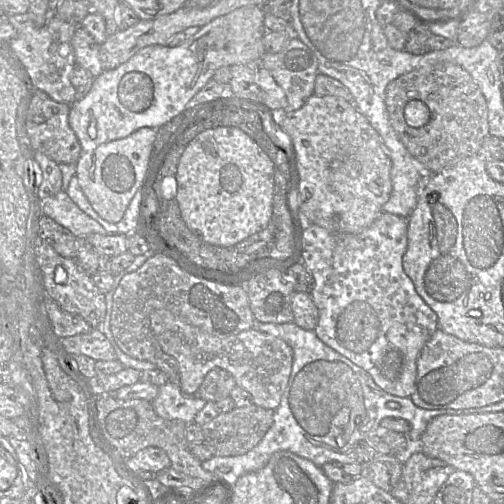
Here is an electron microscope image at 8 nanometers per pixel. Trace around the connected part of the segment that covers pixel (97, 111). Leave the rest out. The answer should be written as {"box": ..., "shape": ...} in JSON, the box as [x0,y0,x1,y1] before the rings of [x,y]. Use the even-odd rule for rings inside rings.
{"box":[69,6,265,152],"shape":[[[243,6],[214,18],[176,46],[146,46],[118,67],[102,71],[94,77],[87,95],[70,105],[69,125],[83,152],[126,138],[142,127],[159,128],[169,122],[186,108],[218,68],[259,64],[265,54],[265,32],[263,8]]]}

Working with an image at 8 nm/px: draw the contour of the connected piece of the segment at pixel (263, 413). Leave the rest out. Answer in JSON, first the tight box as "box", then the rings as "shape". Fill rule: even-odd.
{"box":[202,403,274,457],"shape":[[[252,403],[245,407],[235,407],[227,413],[218,414],[202,426],[202,444],[213,456],[230,457],[247,453],[257,446],[273,424],[274,410],[265,409]]]}

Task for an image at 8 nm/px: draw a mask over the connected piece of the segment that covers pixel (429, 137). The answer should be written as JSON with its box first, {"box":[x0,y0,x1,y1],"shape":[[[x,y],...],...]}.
{"box":[385,63,489,173],"shape":[[[454,63],[427,64],[401,74],[387,84],[385,105],[397,137],[427,173],[438,173],[478,153],[484,138],[489,134],[485,98],[470,74]]]}

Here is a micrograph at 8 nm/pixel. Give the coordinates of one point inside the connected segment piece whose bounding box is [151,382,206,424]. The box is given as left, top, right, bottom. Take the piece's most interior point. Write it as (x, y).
(170, 403)

